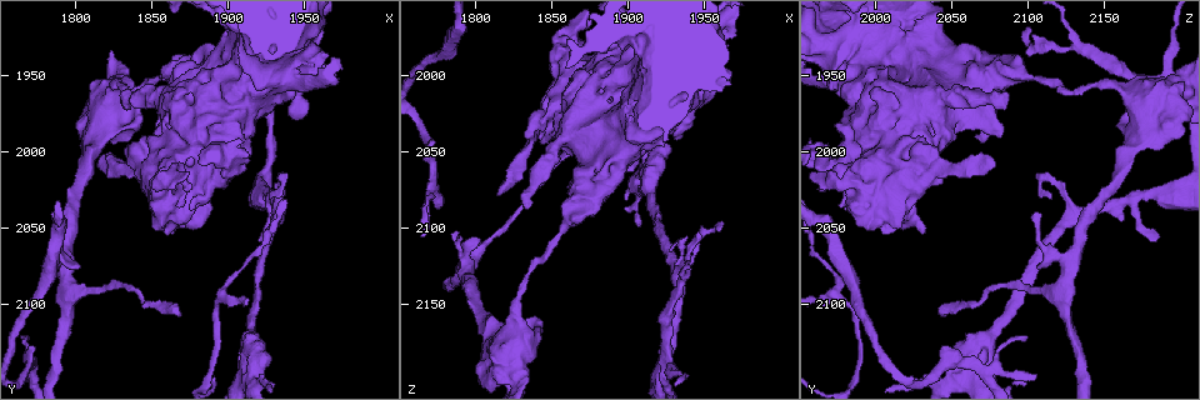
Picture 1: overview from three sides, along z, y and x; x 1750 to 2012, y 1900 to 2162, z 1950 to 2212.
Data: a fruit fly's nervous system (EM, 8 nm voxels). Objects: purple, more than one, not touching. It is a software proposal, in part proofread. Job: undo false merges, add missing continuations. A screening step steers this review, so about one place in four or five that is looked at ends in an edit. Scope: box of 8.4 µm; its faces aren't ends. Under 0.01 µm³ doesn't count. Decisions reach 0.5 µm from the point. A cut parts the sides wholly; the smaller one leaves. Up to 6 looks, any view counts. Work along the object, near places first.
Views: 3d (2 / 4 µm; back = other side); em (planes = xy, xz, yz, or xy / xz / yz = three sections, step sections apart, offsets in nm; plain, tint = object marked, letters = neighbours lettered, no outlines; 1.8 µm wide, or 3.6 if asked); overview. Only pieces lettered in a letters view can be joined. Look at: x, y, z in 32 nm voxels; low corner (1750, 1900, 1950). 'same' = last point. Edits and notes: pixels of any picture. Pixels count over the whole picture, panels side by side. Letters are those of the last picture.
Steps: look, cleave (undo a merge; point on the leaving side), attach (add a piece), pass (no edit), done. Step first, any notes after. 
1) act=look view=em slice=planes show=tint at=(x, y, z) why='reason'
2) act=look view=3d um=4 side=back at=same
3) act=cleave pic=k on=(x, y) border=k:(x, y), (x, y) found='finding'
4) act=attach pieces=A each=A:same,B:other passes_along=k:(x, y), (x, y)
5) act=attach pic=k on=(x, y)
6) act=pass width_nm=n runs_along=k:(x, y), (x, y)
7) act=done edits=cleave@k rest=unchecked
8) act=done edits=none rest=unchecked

act=look view=3d um=4 side=back at=(1916, 2128, 2064) why='three-way junction'

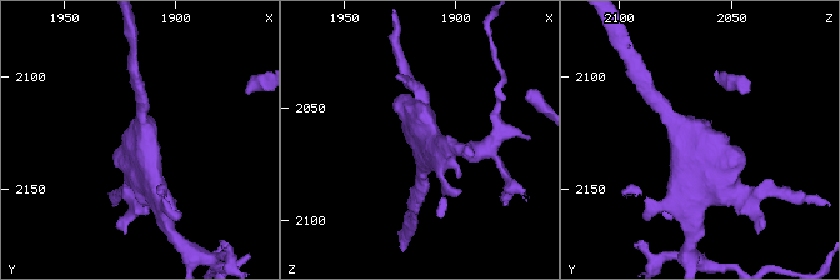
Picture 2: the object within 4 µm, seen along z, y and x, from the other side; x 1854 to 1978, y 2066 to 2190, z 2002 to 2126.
act=look view=em slice=xz step=4 show=tint at=(1916, 2127, 2064)

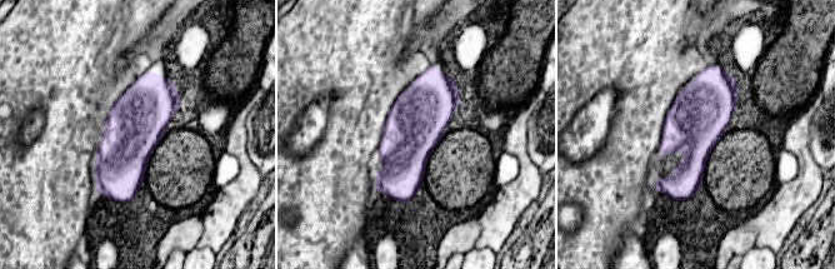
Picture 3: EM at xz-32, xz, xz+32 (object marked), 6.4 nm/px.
act=look view=em slice=planes show=letters at=same why='another direction'

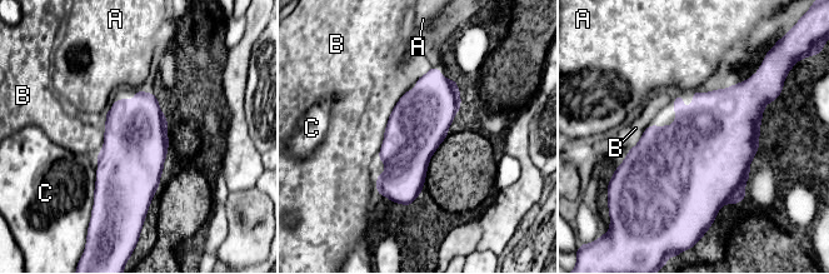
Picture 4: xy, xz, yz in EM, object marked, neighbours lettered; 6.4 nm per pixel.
act=pass each=A:other,B:other,C:other border=4:(406, 89), (389, 116), (378, 157) found='one neuron here'

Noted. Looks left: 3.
act=look view=em slice=xy step=16 show=tint at=(1814, 2008, 2078) why='branch stops here'

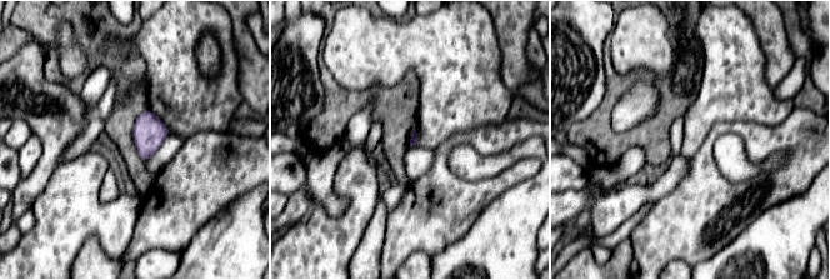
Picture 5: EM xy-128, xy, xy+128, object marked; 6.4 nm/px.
act=look view=em slice=xz step=8 show=letters at=same

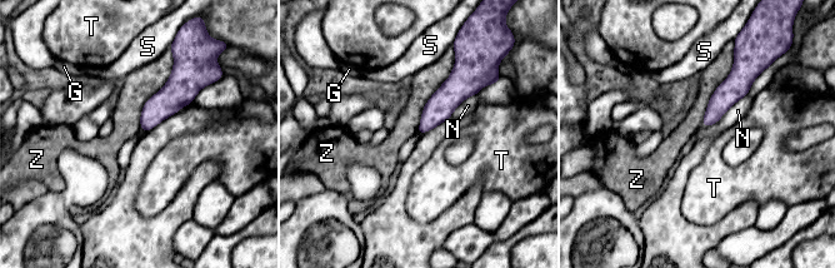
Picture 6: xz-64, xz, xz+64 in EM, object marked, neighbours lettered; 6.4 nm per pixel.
act=pass each=G:other,N:other,S:other,T:other,Z:other border=6:(171, 51), (141, 132) found='none of them fits'

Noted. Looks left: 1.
act=done edits=none rest=unchecked

